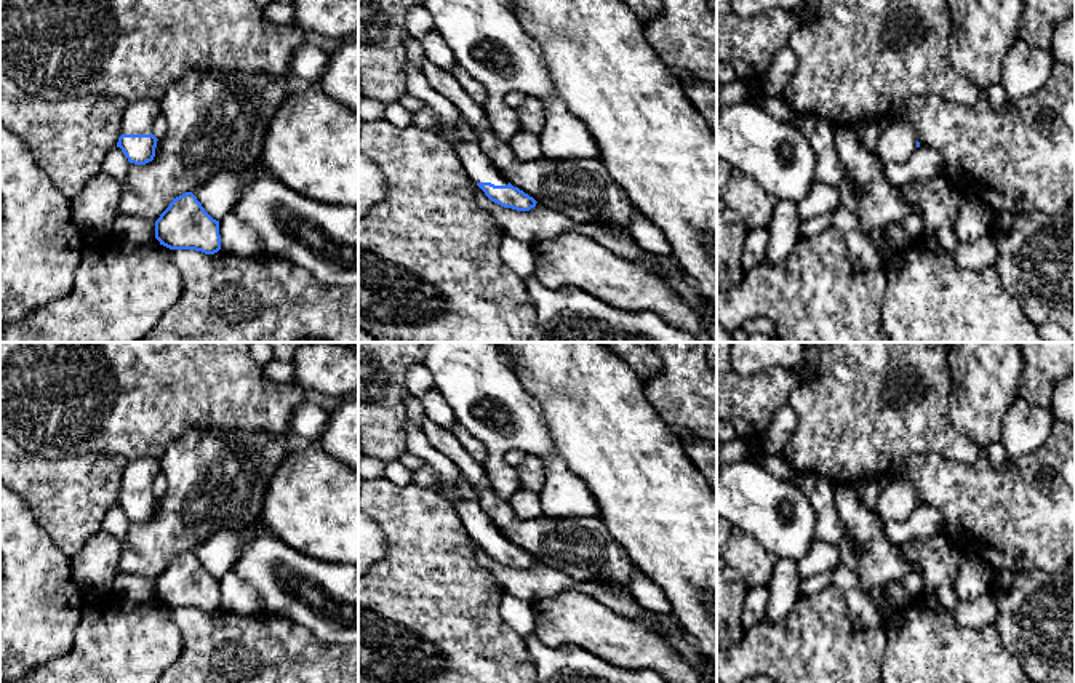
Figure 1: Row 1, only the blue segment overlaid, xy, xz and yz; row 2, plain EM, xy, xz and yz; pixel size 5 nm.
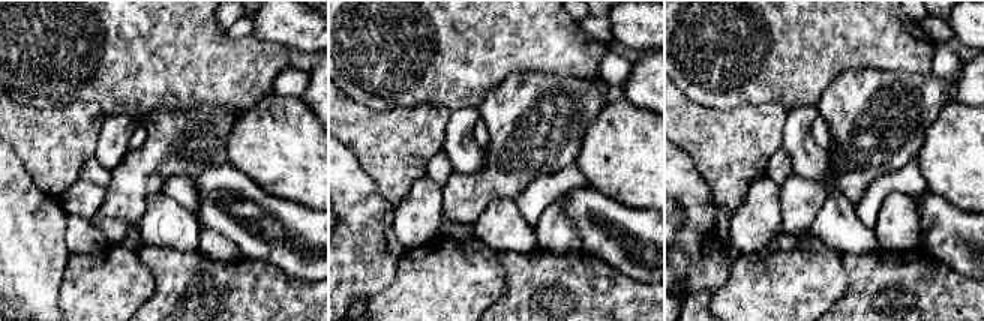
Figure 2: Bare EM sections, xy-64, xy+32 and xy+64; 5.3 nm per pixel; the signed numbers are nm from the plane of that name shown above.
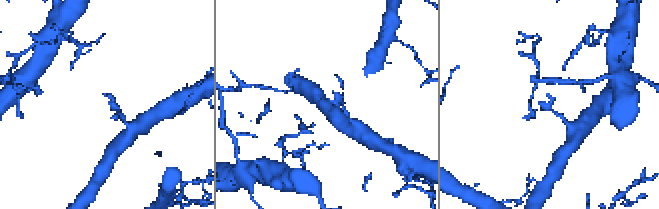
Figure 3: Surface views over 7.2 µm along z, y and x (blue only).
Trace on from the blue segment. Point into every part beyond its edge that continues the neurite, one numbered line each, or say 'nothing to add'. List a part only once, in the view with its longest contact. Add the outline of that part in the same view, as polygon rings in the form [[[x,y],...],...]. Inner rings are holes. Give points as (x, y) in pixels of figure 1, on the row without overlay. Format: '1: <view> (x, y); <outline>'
1: xz (479, 525); [[[410,421],[406,422],[406,451],[422,457],[434,469],[438,480],[434,489],[454,505],[472,541],[509,542],[477,501],[464,499],[456,493],[458,467],[429,443],[422,427]]]

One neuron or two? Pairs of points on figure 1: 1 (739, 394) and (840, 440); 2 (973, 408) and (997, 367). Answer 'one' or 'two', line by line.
1: two
2: one

